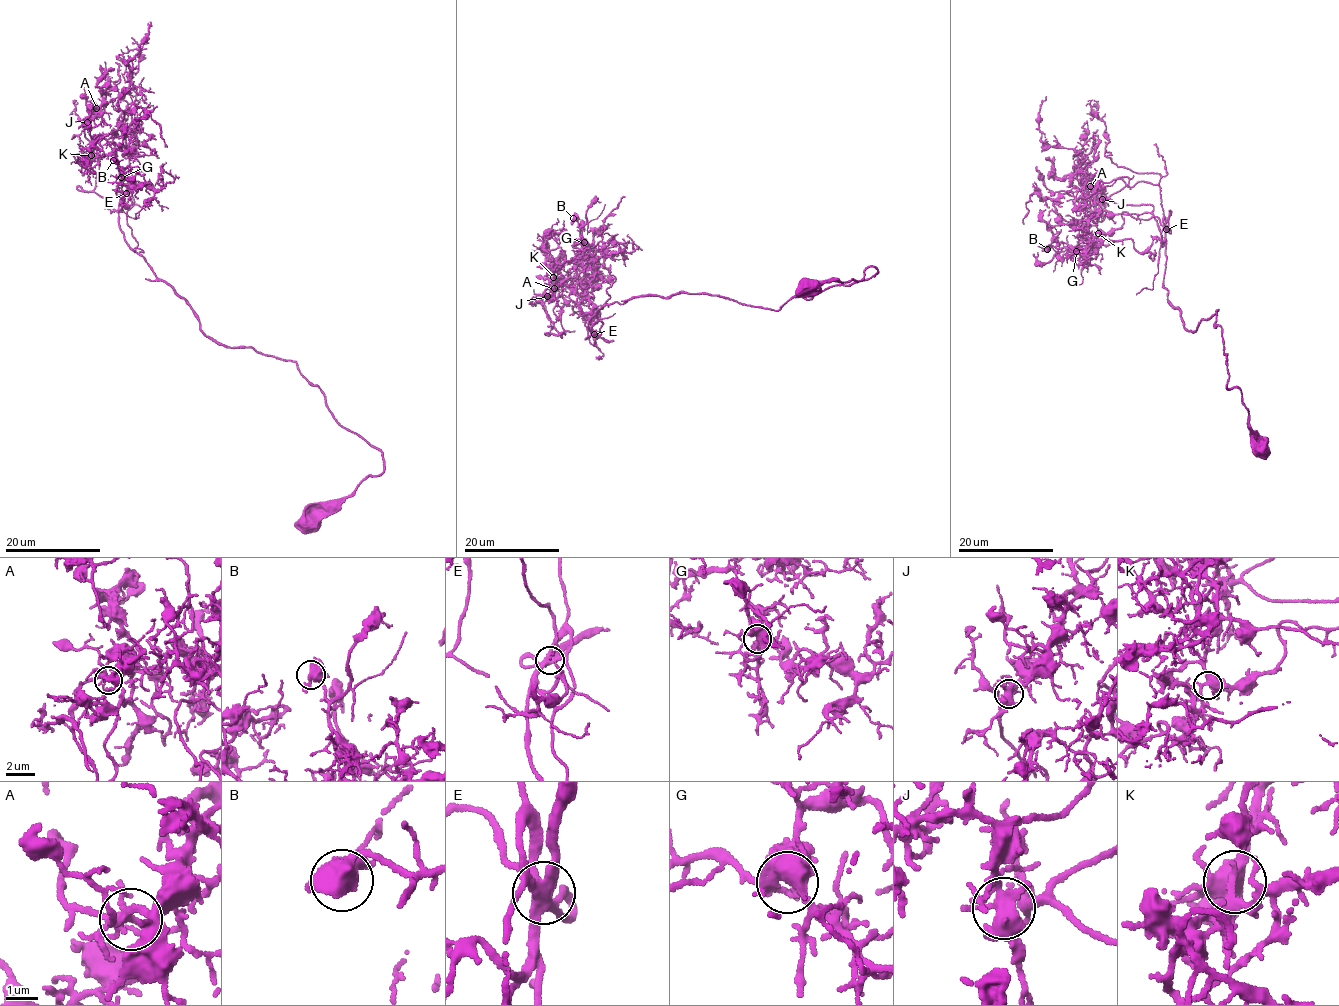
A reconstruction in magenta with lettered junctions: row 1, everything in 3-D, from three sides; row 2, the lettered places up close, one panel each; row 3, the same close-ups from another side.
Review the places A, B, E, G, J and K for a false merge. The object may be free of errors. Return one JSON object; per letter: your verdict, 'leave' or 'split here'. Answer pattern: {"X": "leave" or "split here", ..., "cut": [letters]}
{"A": "leave", "B": "leave", "E": "leave", "G": "leave", "J": "leave", "K": "leave", "cut": []}

